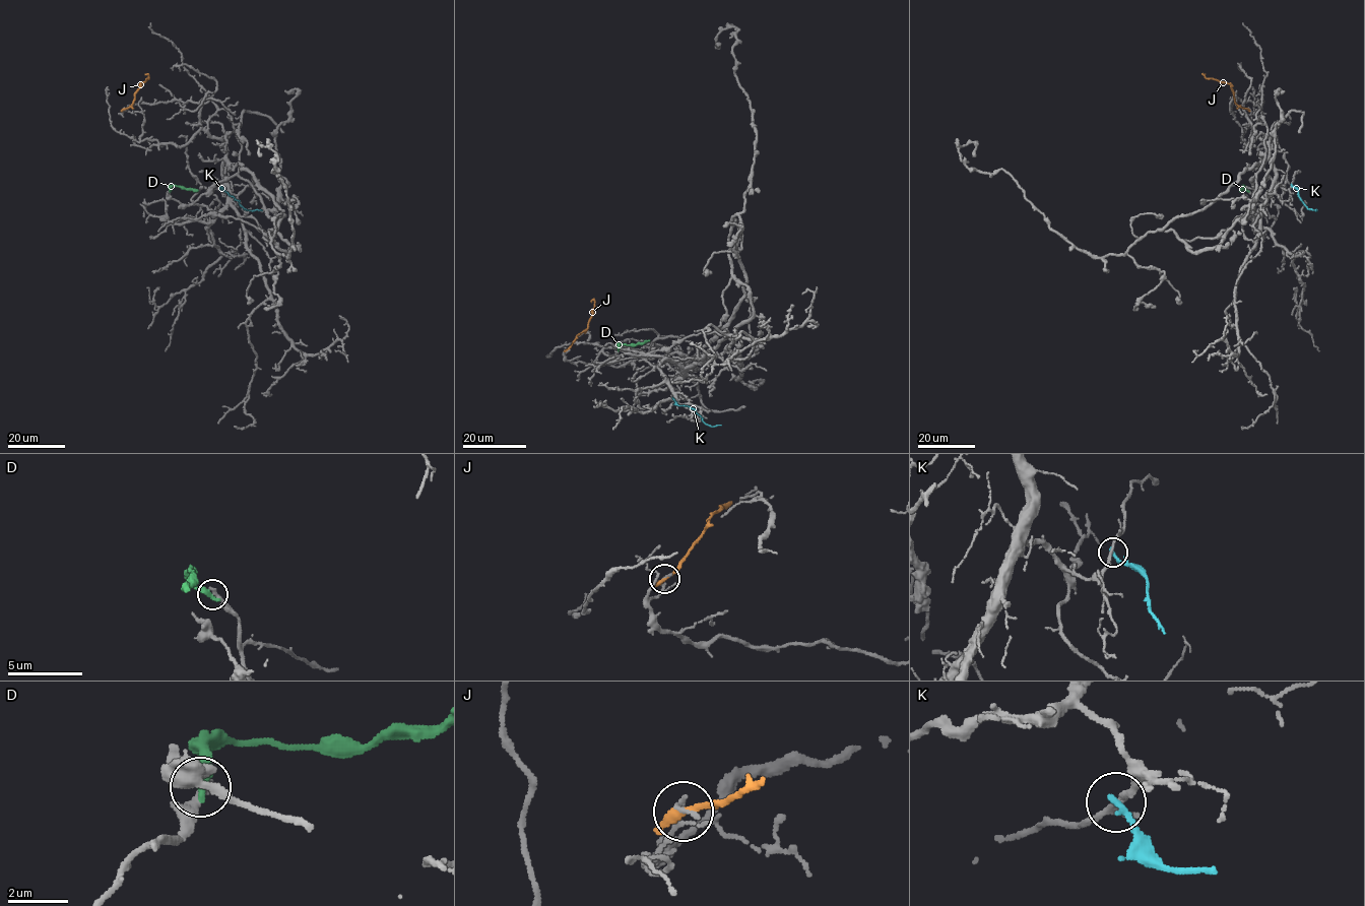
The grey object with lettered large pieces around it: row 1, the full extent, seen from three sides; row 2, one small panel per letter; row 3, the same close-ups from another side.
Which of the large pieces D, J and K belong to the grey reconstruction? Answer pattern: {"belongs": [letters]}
{"belongs": []}

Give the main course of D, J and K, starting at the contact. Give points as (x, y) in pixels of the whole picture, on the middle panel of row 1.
D: (618, 348), (622, 344), (635, 344), (649, 340)
J: (567, 348), (587, 329), (594, 308), (593, 299), (591, 302)
K: (673, 398), (678, 405), (689, 405), (705, 423), (721, 425)

